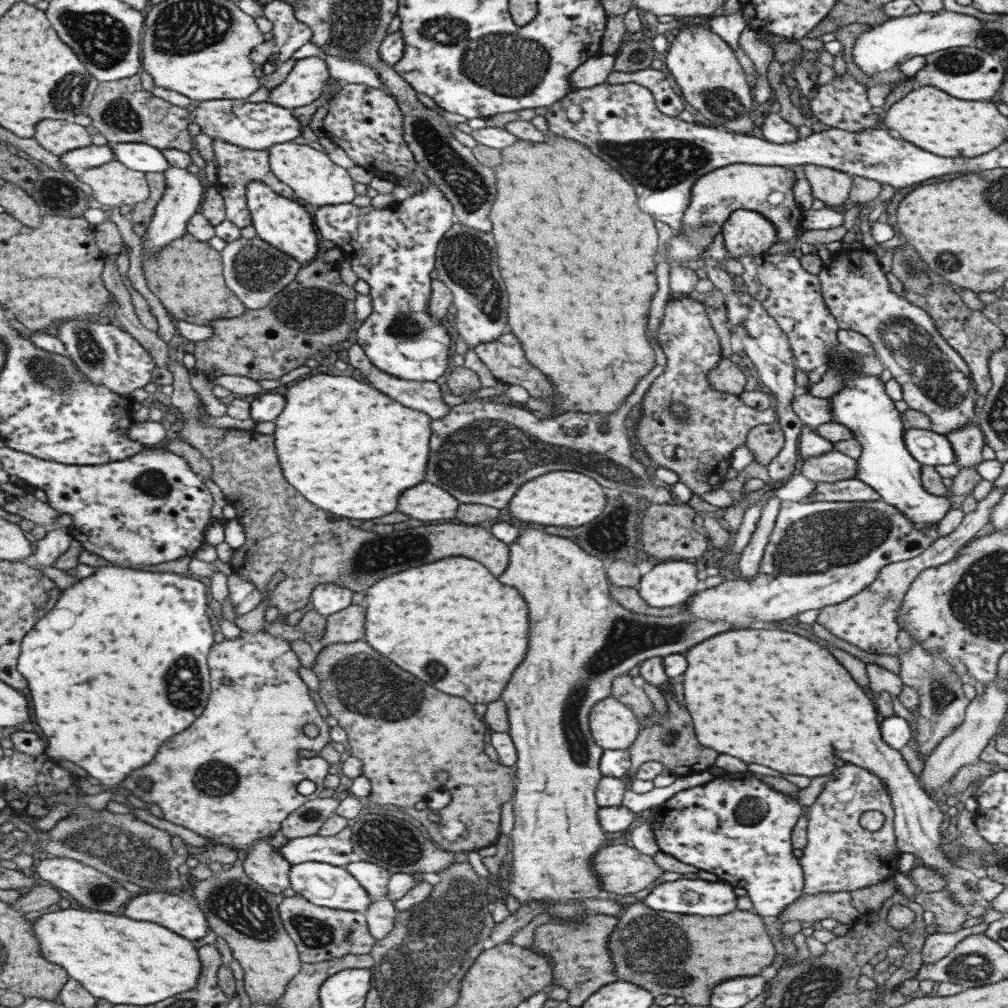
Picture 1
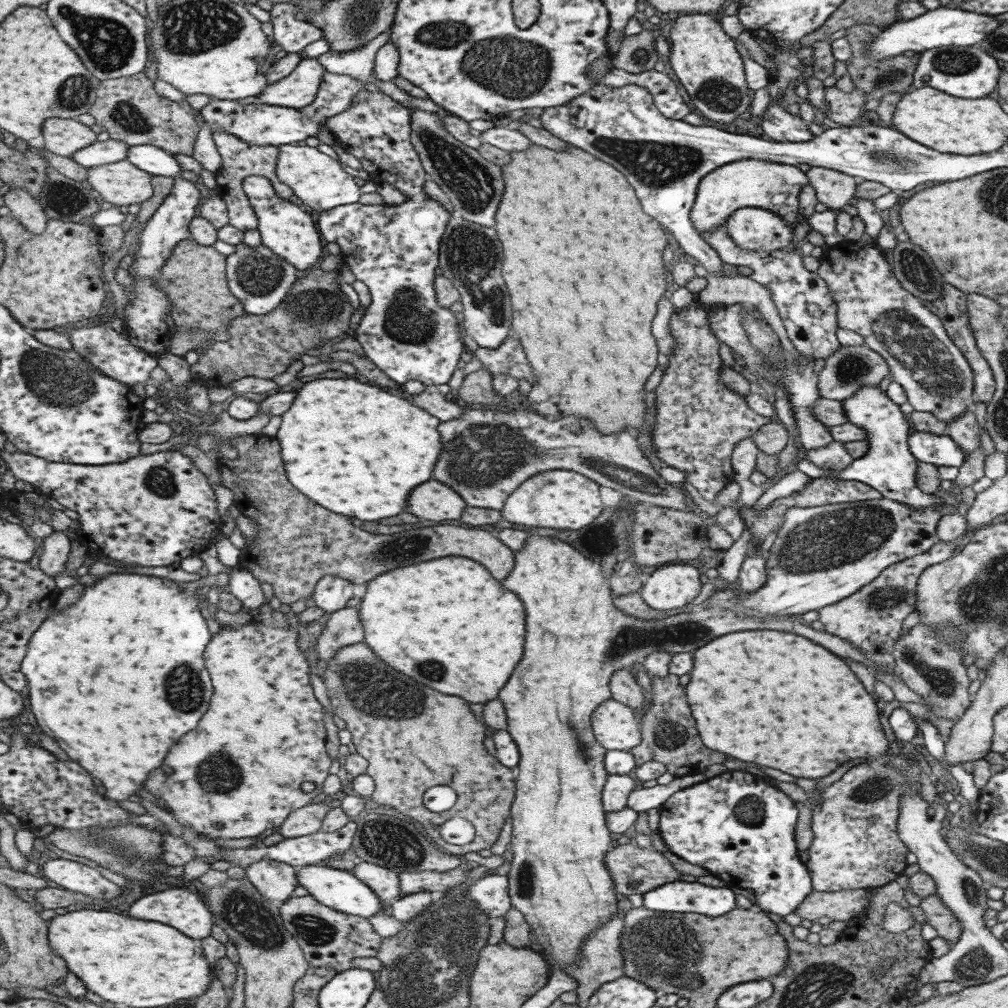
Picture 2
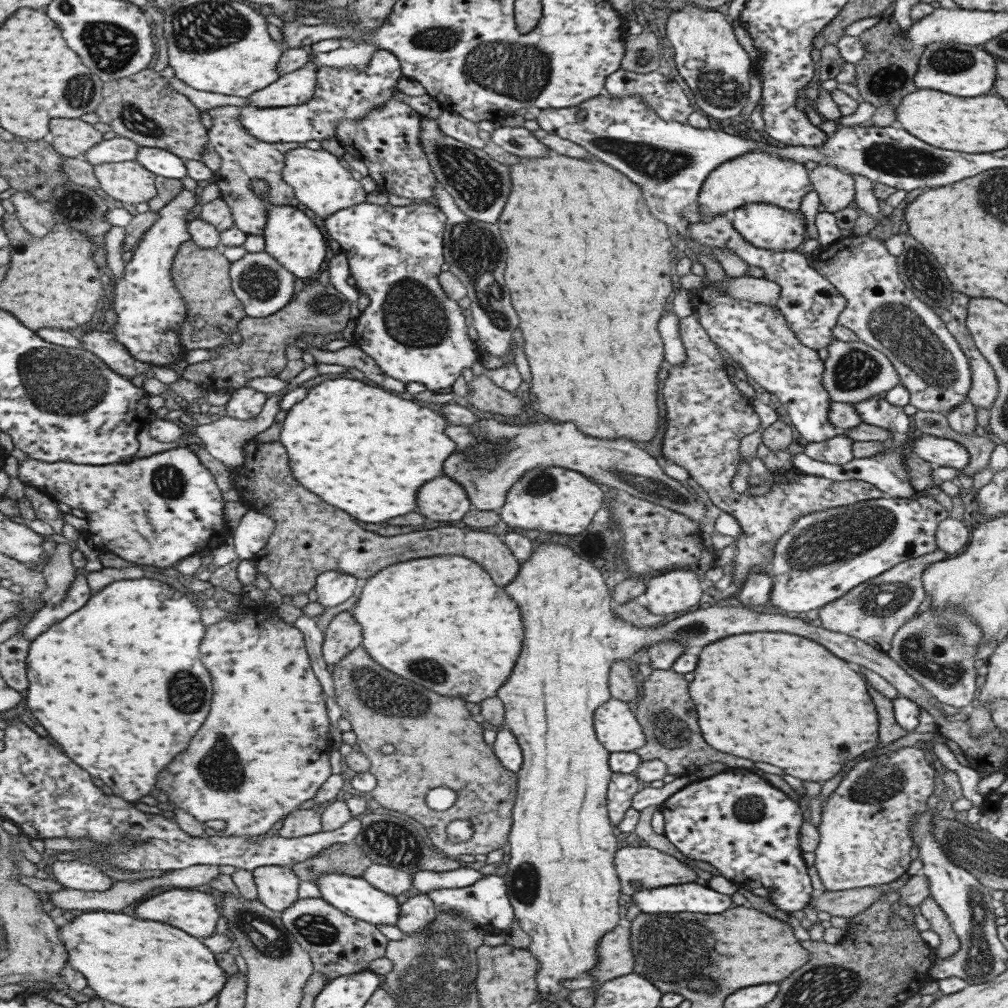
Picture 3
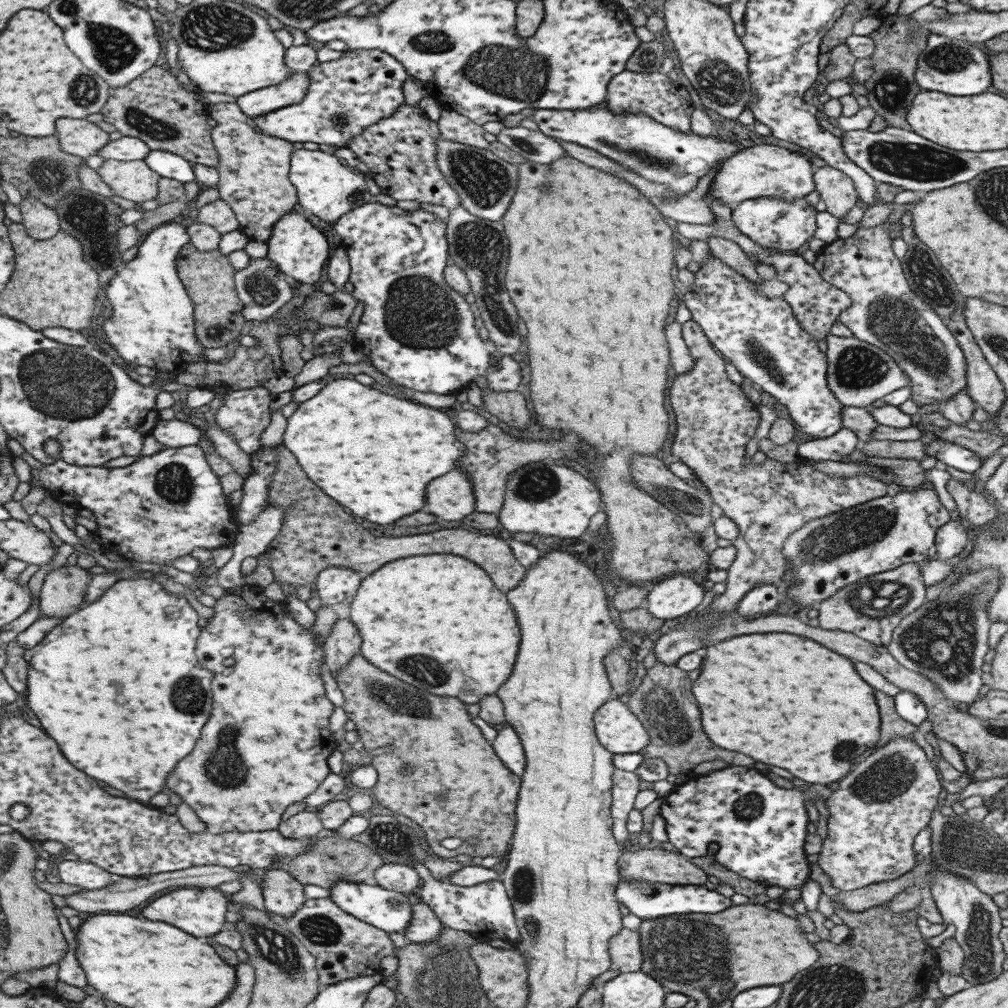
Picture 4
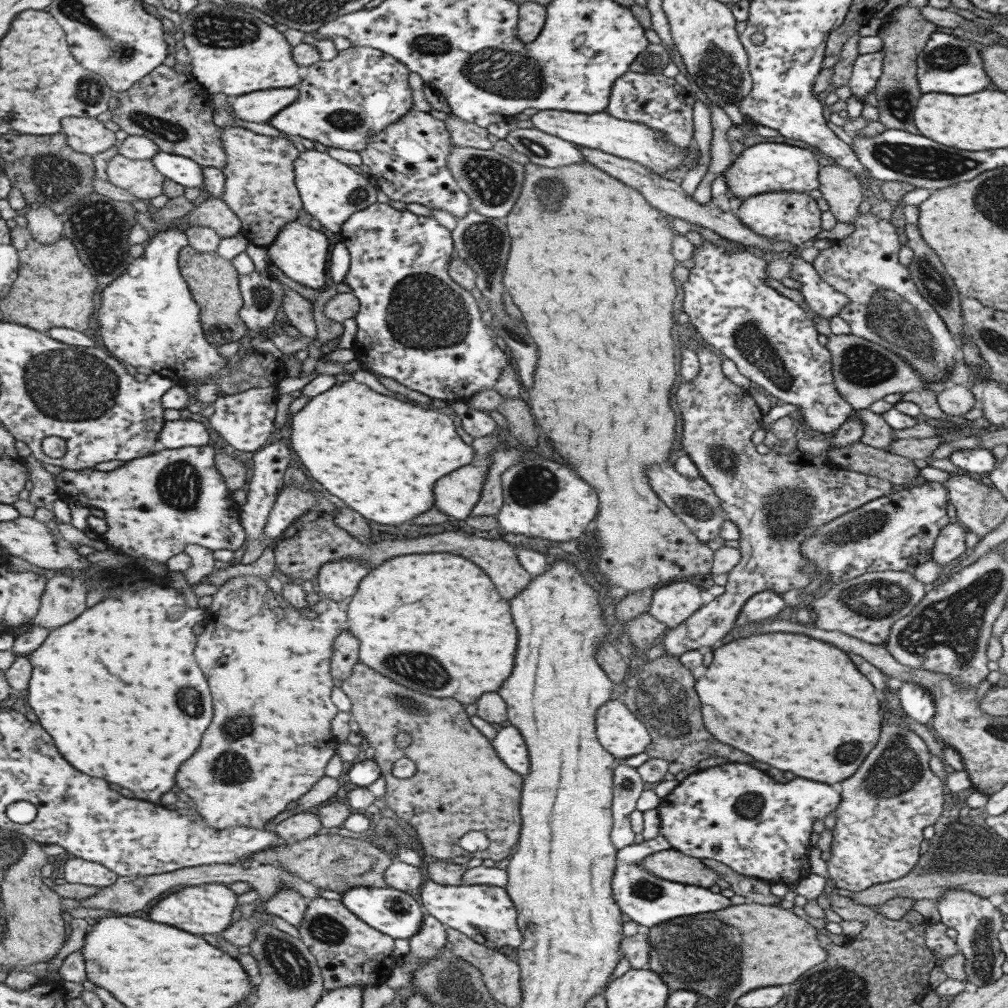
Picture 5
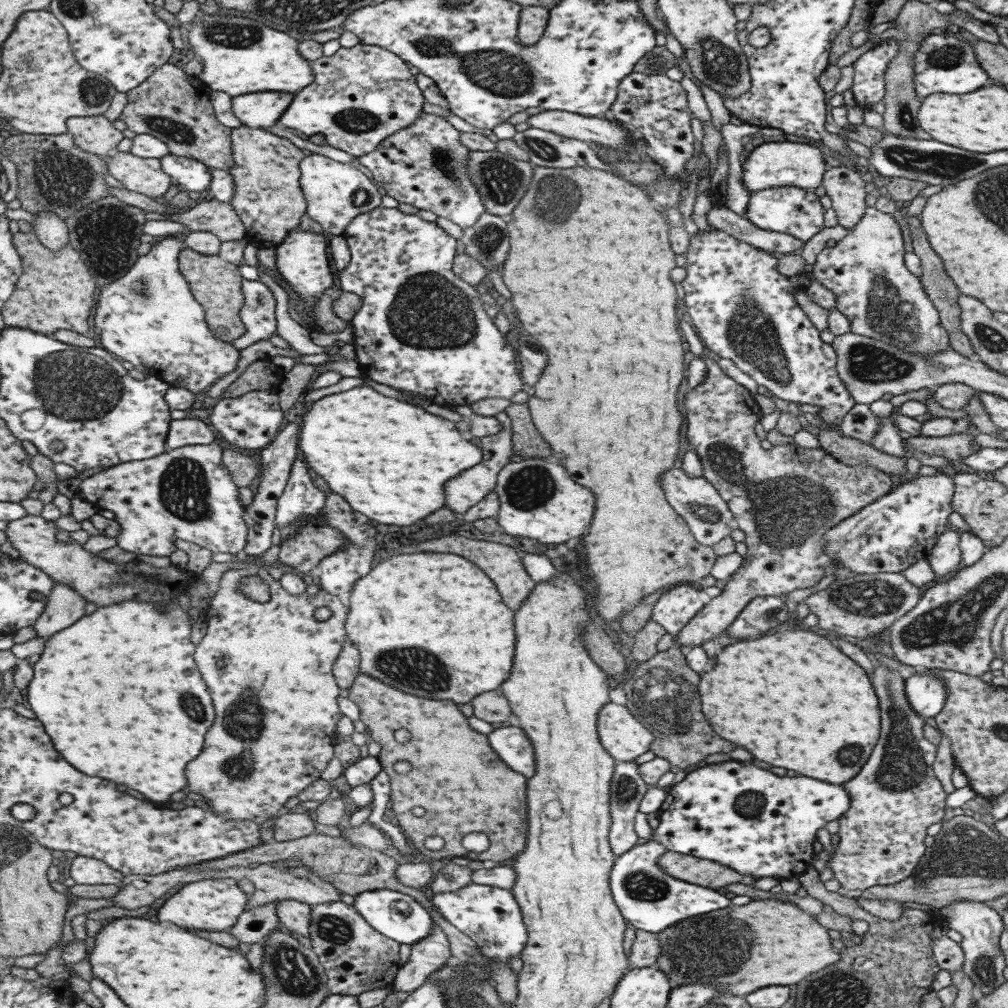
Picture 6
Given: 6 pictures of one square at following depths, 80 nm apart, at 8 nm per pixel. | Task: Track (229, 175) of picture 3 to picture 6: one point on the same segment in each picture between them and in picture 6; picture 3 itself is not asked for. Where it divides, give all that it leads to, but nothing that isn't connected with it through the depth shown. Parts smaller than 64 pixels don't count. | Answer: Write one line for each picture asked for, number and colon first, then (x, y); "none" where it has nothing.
4: (253, 181)
5: (259, 189)
6: (268, 201)

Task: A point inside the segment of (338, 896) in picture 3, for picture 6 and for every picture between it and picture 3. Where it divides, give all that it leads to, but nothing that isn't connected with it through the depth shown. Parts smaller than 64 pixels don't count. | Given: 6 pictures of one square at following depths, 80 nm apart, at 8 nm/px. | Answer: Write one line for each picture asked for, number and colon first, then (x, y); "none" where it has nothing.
4: (389, 911)
5: (393, 912)
6: (393, 914)

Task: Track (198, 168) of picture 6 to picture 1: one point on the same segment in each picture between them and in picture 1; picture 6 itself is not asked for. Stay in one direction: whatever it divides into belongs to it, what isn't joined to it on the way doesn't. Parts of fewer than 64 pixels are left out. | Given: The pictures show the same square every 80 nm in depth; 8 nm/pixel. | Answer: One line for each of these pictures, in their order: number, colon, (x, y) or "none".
1: (139, 156)
2: (155, 161)
3: (161, 163)
4: (168, 165)
5: (187, 173)

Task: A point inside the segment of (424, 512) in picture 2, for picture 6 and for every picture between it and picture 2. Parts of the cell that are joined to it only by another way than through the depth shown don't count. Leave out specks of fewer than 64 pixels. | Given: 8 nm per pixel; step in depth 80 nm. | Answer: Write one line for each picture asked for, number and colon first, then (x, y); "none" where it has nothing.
3: (441, 500)
4: (450, 497)
5: (456, 494)
6: (467, 488)

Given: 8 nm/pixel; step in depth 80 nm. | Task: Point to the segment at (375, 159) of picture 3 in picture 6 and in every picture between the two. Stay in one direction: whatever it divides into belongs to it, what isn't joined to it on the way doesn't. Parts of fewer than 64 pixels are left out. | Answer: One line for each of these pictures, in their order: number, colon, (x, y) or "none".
4: (398, 149)
5: (407, 161)
6: (423, 165)

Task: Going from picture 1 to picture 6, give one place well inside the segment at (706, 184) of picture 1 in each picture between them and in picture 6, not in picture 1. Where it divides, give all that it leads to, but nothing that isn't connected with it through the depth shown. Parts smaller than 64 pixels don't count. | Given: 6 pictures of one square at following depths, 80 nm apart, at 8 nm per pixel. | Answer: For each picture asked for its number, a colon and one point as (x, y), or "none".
2: (774, 187)
3: (754, 177)
4: (763, 171)
5: (765, 167)
6: (768, 165)

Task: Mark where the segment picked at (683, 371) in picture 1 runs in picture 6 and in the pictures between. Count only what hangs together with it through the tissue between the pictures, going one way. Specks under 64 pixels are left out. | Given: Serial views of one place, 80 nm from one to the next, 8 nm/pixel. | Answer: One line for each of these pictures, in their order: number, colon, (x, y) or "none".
2: (697, 421)
3: (706, 416)
4: (714, 419)
5: (775, 501)
6: (783, 499)

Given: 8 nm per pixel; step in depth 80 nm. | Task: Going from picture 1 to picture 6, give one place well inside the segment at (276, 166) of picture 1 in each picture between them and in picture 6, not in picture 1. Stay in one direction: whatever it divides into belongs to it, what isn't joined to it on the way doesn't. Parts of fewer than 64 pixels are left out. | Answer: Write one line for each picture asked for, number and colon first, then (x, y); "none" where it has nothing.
2: (318, 183)
3: (321, 185)
4: (326, 189)
5: (330, 191)
6: (335, 193)

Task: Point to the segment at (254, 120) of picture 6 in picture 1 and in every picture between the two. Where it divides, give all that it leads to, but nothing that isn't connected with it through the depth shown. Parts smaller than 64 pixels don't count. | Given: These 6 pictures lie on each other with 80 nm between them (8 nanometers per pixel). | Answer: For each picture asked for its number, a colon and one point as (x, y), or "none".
1: (305, 81)
2: (296, 90)
3: (295, 87)
4: (290, 91)
5: (259, 106)

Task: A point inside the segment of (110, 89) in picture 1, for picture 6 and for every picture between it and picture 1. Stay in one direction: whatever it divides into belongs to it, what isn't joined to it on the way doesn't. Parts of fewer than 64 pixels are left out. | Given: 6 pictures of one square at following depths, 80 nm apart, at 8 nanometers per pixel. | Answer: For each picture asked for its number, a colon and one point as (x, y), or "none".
2: (131, 112)
3: (140, 107)
4: (154, 107)
5: (163, 107)
6: (165, 106)

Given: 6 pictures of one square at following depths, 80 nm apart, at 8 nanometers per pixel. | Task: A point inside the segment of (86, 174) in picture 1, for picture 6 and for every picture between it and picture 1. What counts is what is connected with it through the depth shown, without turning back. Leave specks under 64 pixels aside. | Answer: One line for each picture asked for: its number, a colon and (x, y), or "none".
2: (122, 184)
3: (130, 182)
4: (133, 180)
5: (141, 178)
6: (145, 176)

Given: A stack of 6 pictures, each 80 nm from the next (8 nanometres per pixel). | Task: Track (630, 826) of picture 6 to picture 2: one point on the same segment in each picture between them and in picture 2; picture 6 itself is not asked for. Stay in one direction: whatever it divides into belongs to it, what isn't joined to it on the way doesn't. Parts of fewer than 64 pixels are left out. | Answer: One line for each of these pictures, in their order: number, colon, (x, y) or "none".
2: (616, 788)
3: (621, 788)
4: (625, 785)
5: (627, 786)

